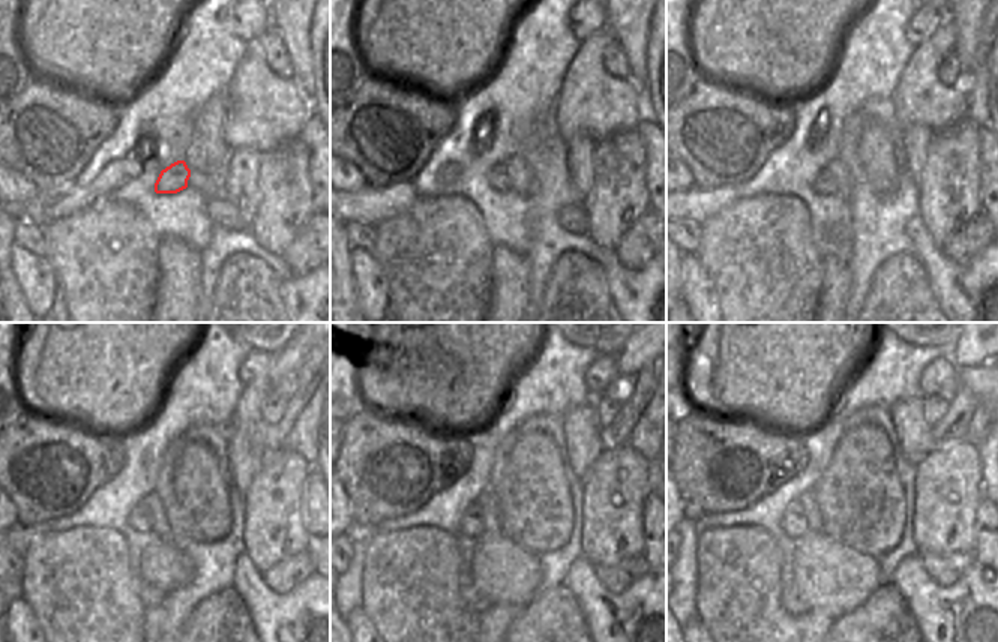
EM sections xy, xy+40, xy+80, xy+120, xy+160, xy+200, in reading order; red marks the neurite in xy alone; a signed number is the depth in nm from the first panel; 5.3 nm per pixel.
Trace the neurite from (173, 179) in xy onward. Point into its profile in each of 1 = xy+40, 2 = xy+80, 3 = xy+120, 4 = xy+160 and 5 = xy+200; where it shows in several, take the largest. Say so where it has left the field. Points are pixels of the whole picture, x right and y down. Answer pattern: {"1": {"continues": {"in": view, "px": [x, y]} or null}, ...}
{"1": {"continues": {"in": "xy+40", "px": [498, 179]}}, "2": {"continues": {"in": "xy+80", "px": [824, 183]}}, "3": {"continues": {"in": "xy+120", "px": [140, 519]}}, "4": {"continues": {"in": "xy+160", "px": [471, 524]}}, "5": {"continues": {"in": "xy+200", "px": [794, 524]}}}

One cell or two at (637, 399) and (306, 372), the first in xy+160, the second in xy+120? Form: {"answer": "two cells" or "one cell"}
{"answer": "one cell"}

